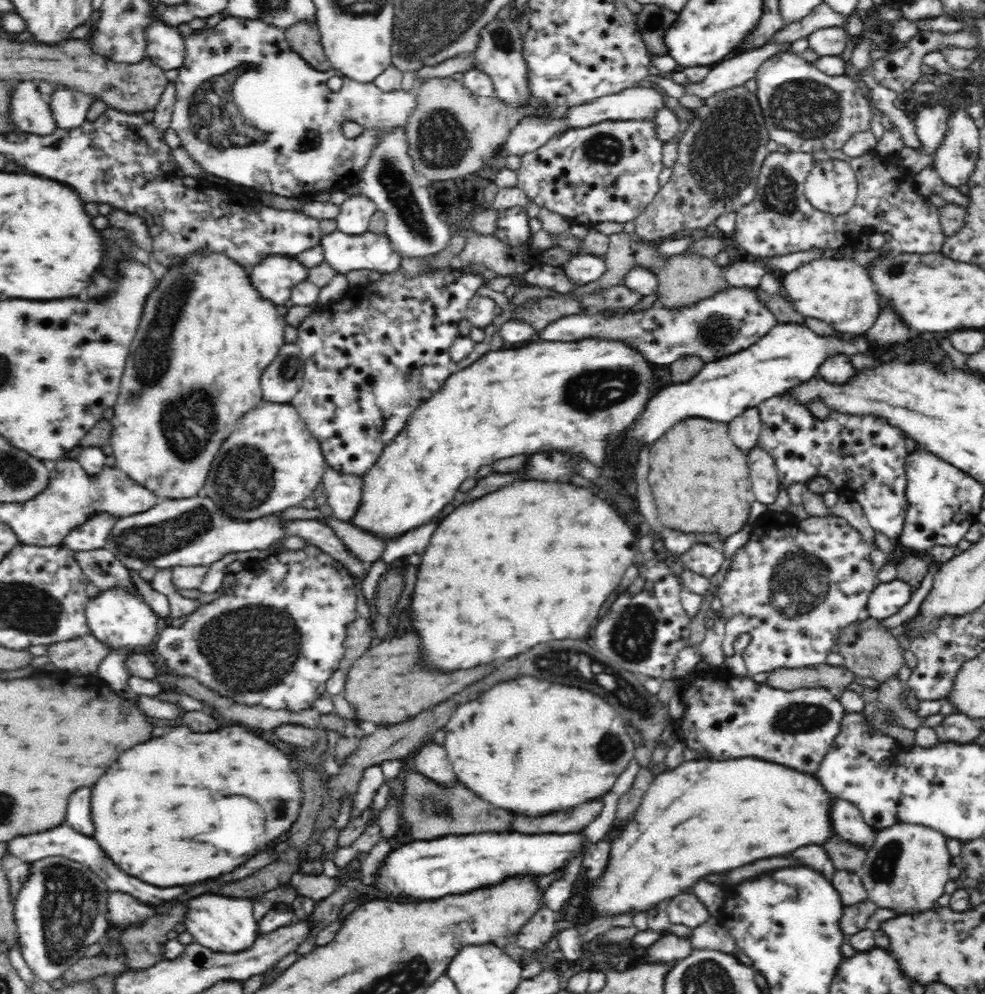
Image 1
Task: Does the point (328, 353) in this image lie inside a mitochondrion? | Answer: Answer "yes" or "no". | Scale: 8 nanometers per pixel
no

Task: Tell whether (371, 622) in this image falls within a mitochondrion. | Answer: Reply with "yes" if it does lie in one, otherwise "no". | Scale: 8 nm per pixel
no

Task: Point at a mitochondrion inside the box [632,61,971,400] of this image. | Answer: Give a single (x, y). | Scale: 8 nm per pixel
(725, 166)

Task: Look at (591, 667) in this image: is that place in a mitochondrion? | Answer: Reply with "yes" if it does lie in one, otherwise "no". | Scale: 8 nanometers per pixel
yes

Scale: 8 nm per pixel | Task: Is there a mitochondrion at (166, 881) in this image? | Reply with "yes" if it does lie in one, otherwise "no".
no

